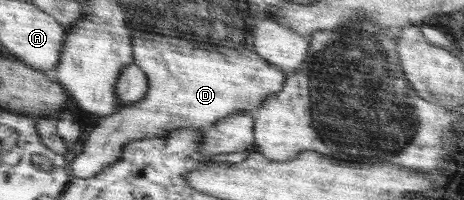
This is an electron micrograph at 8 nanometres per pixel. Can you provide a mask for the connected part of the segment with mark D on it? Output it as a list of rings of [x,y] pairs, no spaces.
[[[138,31],[131,36],[132,62],[138,66],[148,77],[148,90],[140,102],[132,102],[118,108],[114,114],[99,119],[99,123],[89,133],[88,139],[83,144],[80,154],[73,158],[73,178],[88,178],[102,172],[108,165],[114,164],[122,156],[125,144],[134,140],[164,137],[170,131],[194,126],[204,130],[205,127],[216,121],[232,116],[236,112],[255,111],[268,96],[280,92],[287,80],[287,75],[273,64],[266,62],[251,48],[246,50],[228,50],[227,47],[206,48],[172,36],[160,36]]]

